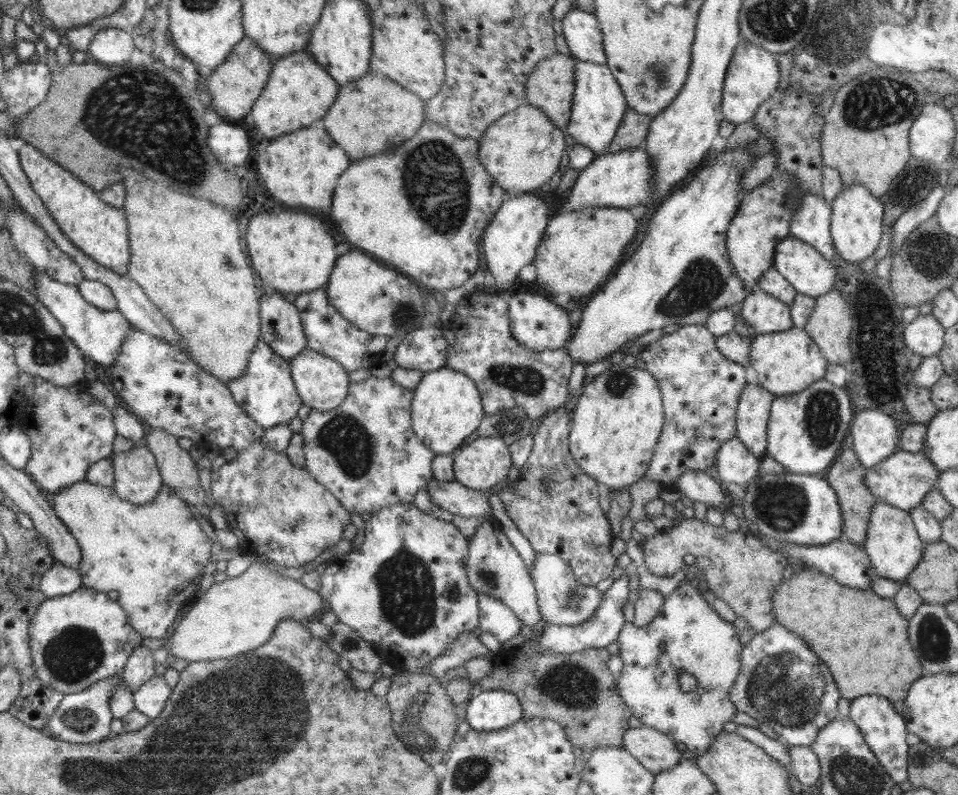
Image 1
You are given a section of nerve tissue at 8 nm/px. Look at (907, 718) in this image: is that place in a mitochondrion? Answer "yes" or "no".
no

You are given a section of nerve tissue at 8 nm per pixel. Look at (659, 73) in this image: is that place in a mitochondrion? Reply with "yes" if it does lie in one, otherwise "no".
yes

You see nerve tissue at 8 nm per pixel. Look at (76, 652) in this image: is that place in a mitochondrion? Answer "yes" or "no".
yes

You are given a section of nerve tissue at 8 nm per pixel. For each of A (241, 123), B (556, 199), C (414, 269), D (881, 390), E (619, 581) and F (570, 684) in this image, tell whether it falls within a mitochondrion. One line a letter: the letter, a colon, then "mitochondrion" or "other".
A: other
B: other
C: other
D: other
E: other
F: mitochondrion

